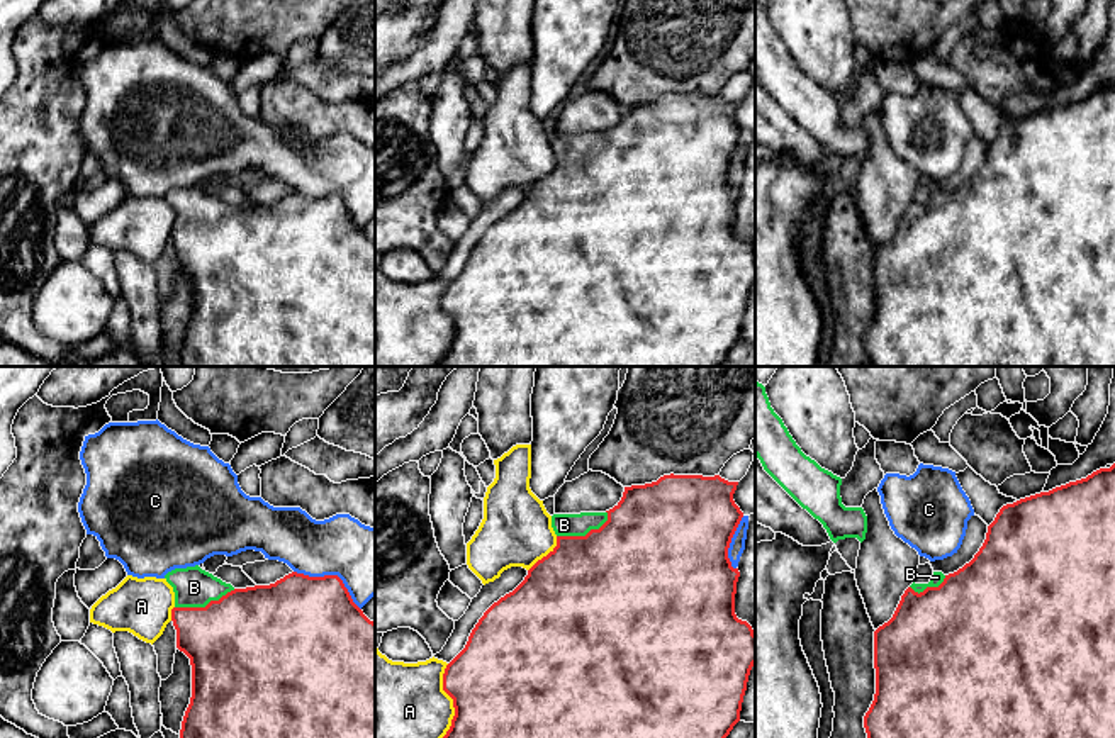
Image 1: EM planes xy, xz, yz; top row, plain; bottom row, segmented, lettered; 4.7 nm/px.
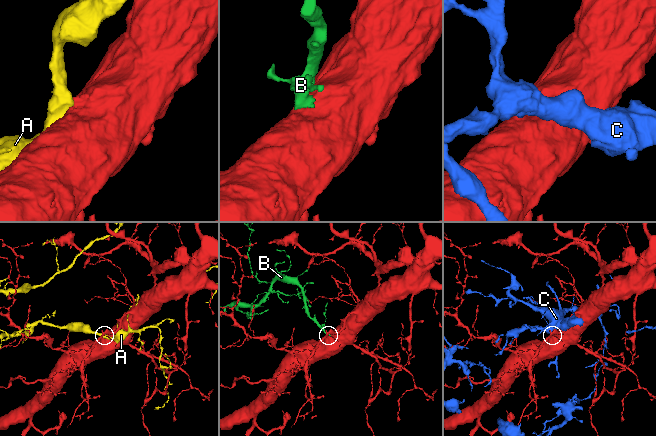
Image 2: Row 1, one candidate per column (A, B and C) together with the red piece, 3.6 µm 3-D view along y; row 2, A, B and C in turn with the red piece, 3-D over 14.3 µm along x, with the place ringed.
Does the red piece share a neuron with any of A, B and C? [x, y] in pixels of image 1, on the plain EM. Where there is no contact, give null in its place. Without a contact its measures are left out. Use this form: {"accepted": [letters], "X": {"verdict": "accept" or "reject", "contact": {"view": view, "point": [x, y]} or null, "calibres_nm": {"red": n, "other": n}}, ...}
{"accepted": ["B"], "A": {"verdict": "reject", "contact": {"view": "xz", "point": [453, 324]}, "calibres_nm": {"red": 500, "other": 440}}, "B": {"verdict": "accept", "contact": {"view": "xy", "point": [206, 226]}, "calibres_nm": {"red": 500, "other": 190}}, "C": {"verdict": "reject", "contact": {"view": "xy", "point": [333, 195]}, "calibres_nm": {"red": 440, "other": 320}}}

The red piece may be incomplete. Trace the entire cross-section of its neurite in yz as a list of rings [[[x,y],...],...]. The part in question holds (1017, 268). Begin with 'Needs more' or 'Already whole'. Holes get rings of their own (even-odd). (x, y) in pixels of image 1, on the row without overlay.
Needs more. [[[1115,83],[1086,98],[1000,129],[974,178],[954,193],[911,204],[893,238],[874,251],[876,314],[864,336],[871,366],[1115,366]]]

